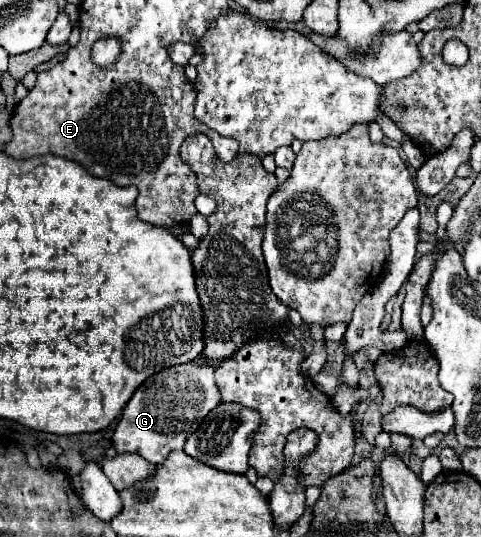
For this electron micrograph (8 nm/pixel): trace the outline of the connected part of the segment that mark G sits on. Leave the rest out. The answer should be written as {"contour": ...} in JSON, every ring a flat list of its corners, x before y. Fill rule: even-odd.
{"contour":[[189,362,165,368,153,374,147,384,141,384,123,408,121,422,113,434,113,444,117,452,137,452,151,464,161,464,169,456,169,452,183,450,187,436,199,428,203,416,207,416,221,400,221,394,213,380,213,370,215,368,209,364],[153,380,161,384,151,384]]}

